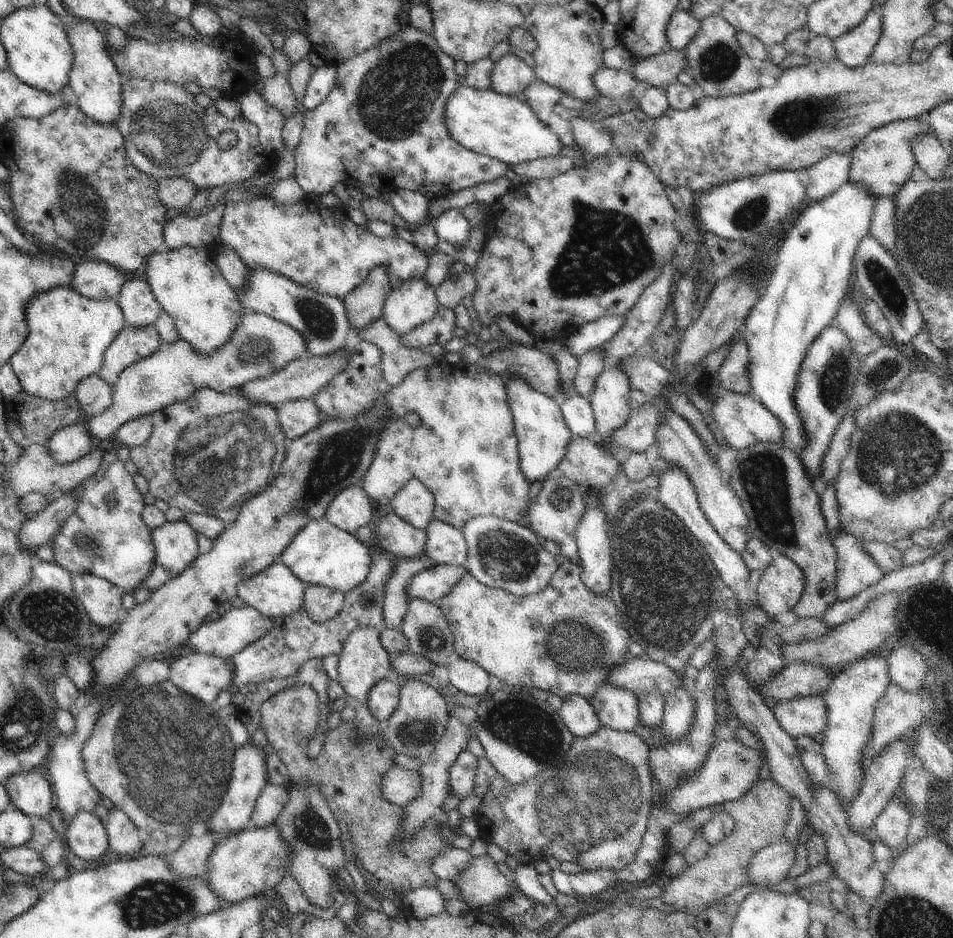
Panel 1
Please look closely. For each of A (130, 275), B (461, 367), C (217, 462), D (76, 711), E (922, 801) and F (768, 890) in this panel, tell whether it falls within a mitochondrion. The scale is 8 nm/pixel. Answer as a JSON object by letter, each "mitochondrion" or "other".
{"A":"other","B":"other","C":"mitochondrion","D":"other","E":"other","F":"other"}

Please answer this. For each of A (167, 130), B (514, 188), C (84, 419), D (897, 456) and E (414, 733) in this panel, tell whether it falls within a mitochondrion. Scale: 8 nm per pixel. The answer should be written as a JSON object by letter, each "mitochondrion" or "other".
{"A":"mitochondrion","B":"other","C":"other","D":"mitochondrion","E":"mitochondrion"}

